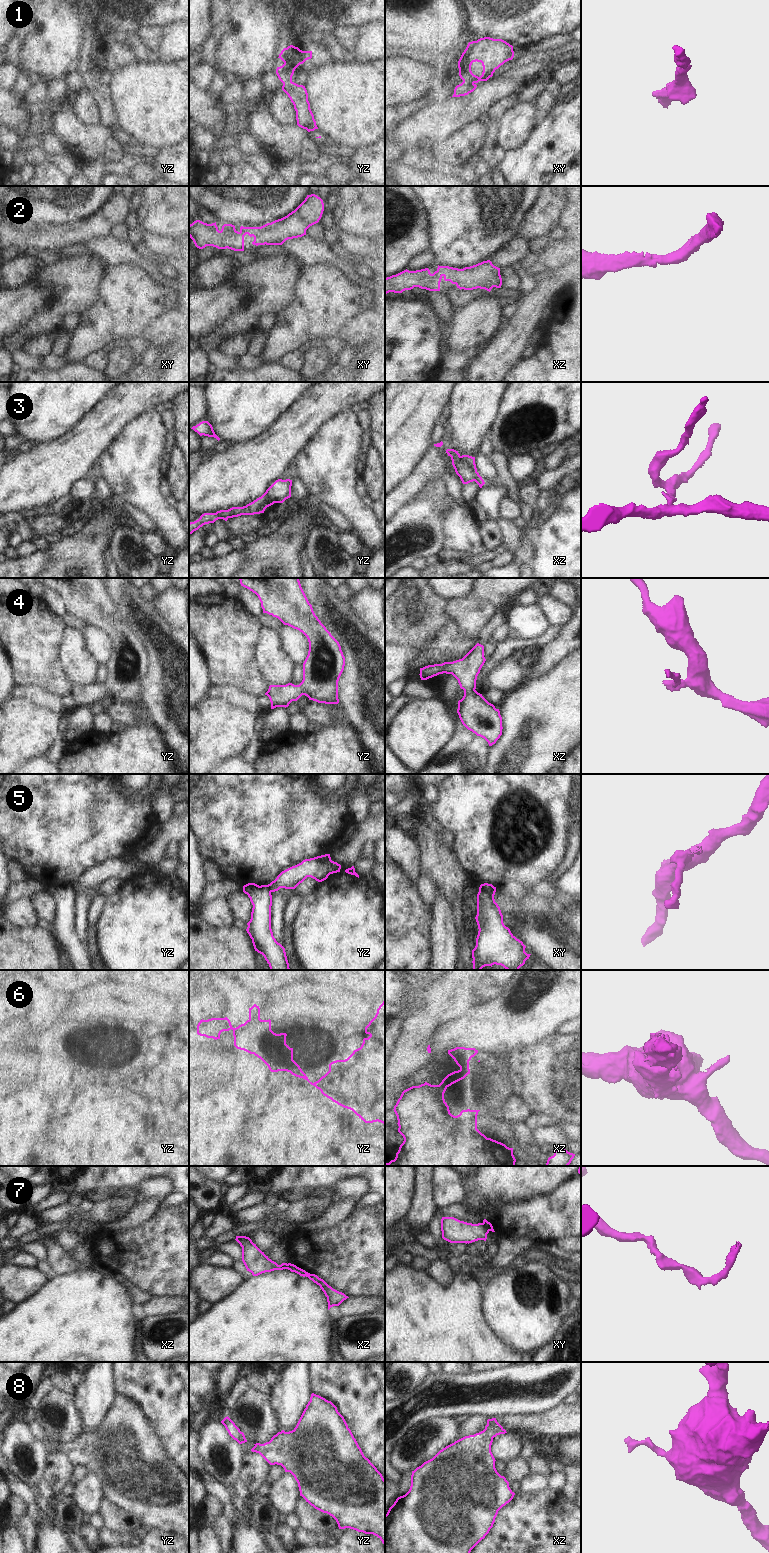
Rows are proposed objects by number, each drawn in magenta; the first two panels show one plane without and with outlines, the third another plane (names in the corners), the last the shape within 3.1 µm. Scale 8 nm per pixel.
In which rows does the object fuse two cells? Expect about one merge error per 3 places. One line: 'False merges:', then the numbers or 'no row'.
False merges: 3, 5, 6, 7

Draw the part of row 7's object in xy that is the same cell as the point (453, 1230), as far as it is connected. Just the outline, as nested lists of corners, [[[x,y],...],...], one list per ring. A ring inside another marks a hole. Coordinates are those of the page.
[[[442,1217],[442,1238],[450,1243],[472,1243],[487,1239],[489,1229],[483,1224],[472,1224],[454,1217]]]

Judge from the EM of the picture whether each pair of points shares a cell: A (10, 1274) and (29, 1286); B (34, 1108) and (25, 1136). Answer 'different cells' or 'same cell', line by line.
A: same cell
B: same cell

